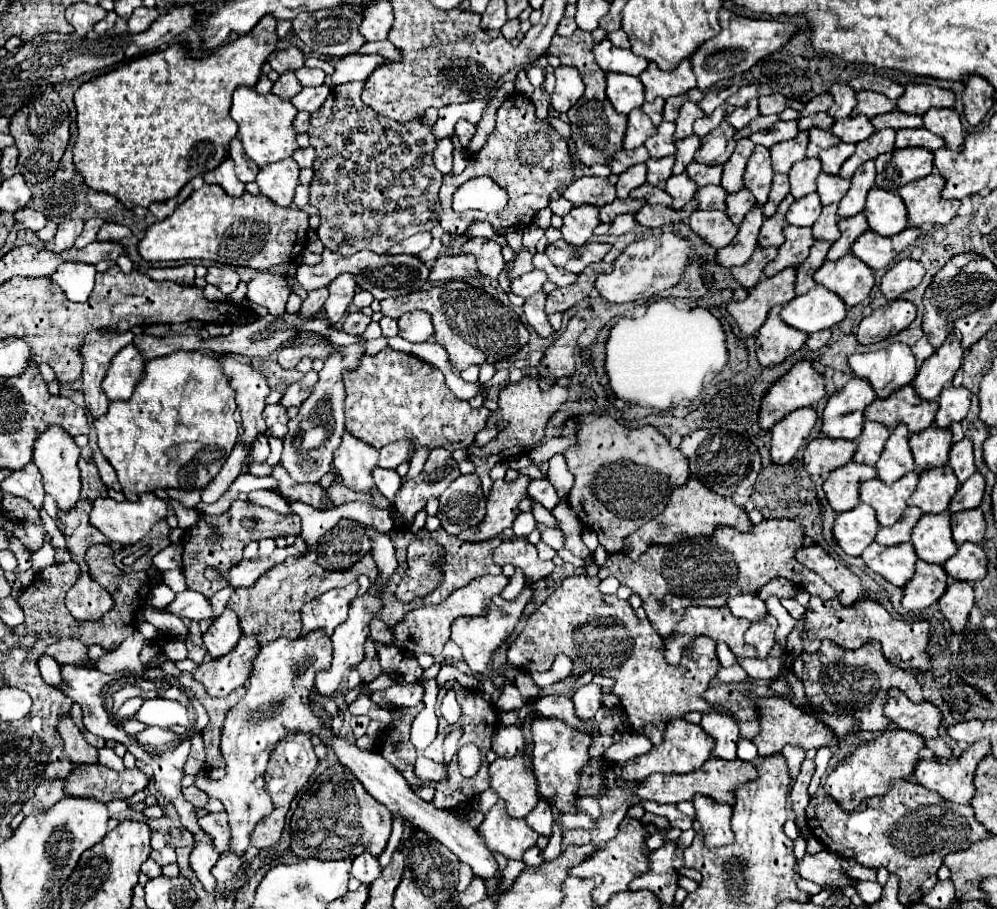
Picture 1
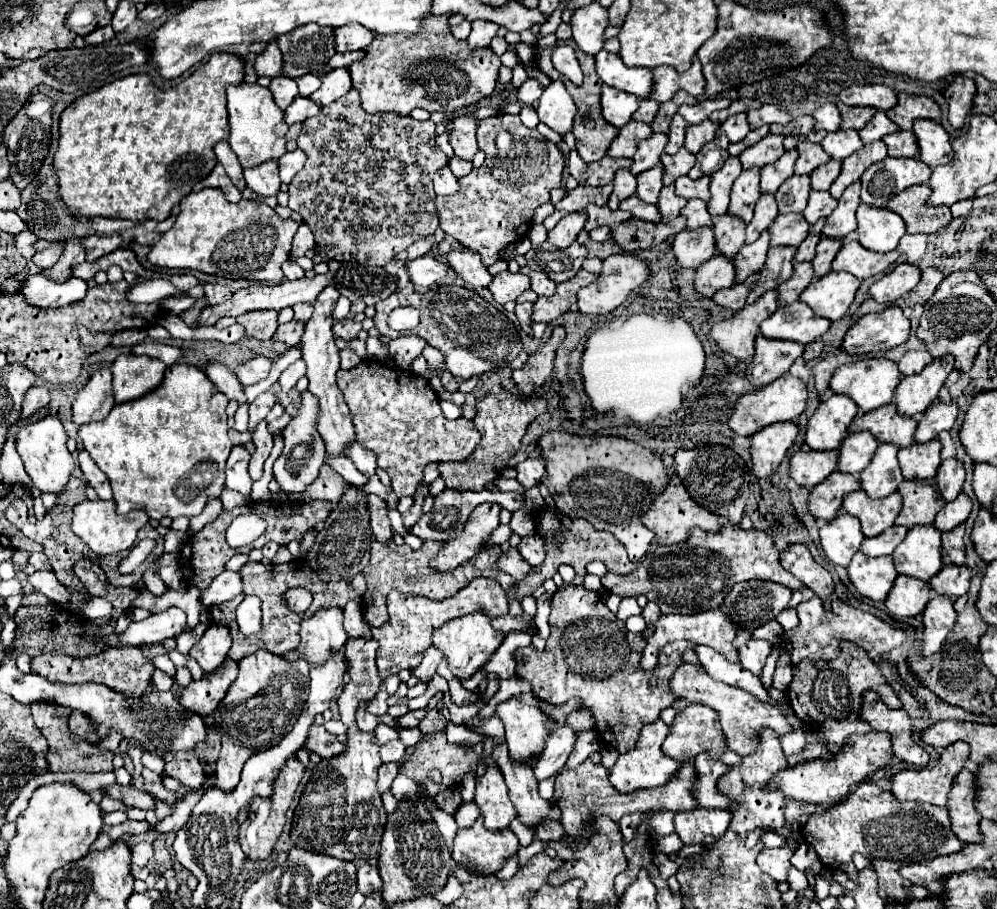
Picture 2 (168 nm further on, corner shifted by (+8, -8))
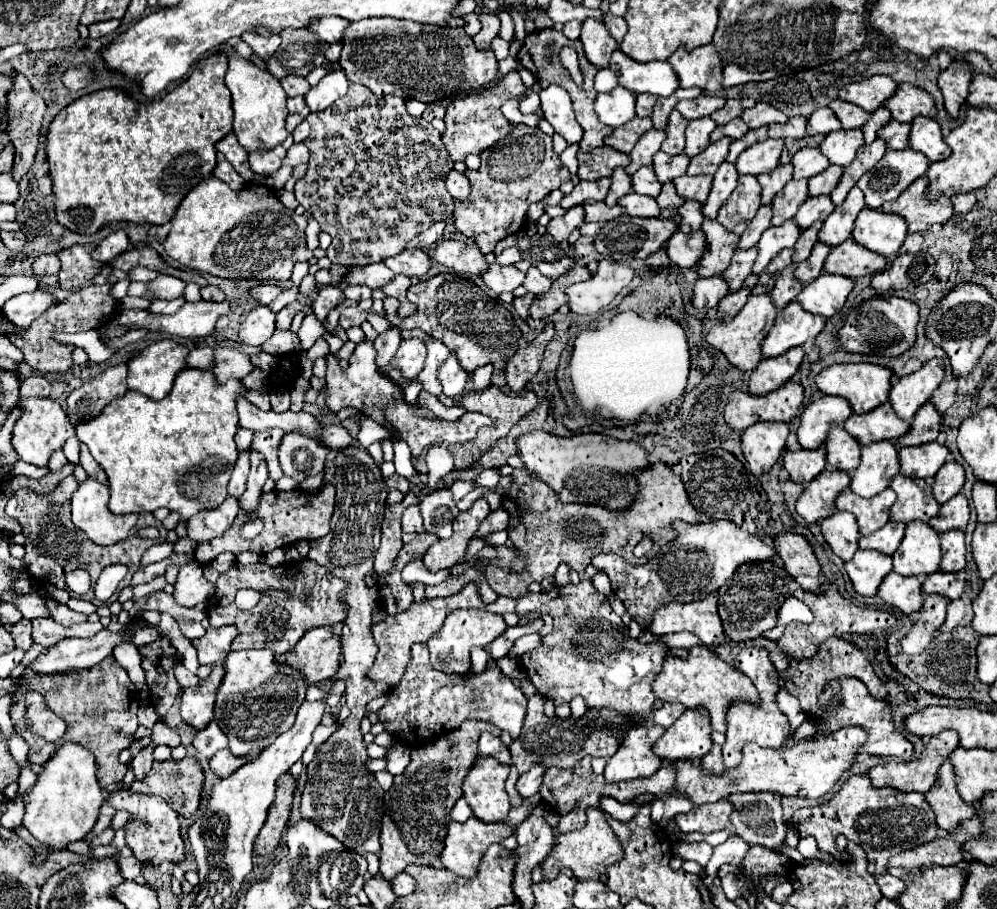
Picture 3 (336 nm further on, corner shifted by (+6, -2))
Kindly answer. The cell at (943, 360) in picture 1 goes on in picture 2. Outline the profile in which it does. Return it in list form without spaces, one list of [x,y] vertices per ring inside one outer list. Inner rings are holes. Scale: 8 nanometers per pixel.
[[[946,354],[944,358],[932,360],[920,374],[904,376],[896,388],[894,404],[900,414],[916,416],[922,414],[938,398],[938,390],[944,386],[948,374],[954,370],[954,358]]]

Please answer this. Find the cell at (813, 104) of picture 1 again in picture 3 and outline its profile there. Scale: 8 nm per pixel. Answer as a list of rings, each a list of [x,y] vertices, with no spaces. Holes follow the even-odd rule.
[[[796,116],[790,118],[788,124],[770,124],[768,126],[768,136],[770,138],[804,138],[806,136],[806,118],[804,116]]]

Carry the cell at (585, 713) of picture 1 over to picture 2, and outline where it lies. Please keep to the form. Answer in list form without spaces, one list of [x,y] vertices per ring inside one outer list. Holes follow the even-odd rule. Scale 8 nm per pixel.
[[[560,726],[550,734],[550,738],[546,742],[546,750],[542,752],[542,758],[534,766],[536,780],[544,780],[544,778],[556,774],[558,770],[562,770],[564,762],[568,760],[570,752],[576,744],[576,738],[578,738],[578,732],[570,726]]]

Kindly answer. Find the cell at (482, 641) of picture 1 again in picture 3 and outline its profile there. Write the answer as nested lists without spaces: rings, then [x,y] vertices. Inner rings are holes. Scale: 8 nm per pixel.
[[[460,610],[452,612],[442,630],[436,632],[426,644],[430,648],[430,662],[436,670],[446,674],[464,674],[470,668],[470,648],[472,646],[486,646],[494,638],[498,638],[506,630],[504,618],[500,614],[492,614],[488,610]]]

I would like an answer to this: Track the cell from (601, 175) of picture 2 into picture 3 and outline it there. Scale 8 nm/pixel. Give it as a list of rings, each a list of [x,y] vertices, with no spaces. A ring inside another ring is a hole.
[[[600,146],[600,148],[594,148],[590,152],[578,152],[578,178],[580,180],[600,180],[604,176],[612,176],[612,170],[618,168],[618,166],[628,166],[630,164],[630,156],[628,154],[622,154],[610,146]]]

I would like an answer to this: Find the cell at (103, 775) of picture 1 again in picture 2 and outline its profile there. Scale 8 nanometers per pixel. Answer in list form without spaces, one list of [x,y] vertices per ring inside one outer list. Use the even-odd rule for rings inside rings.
[[[112,784],[112,786],[106,786],[102,790],[102,794],[108,794],[116,800],[122,800],[126,806],[136,806],[136,808],[144,808],[144,810],[152,810],[154,808],[154,798],[144,792],[144,790],[138,790],[134,786],[120,786],[120,784]]]

